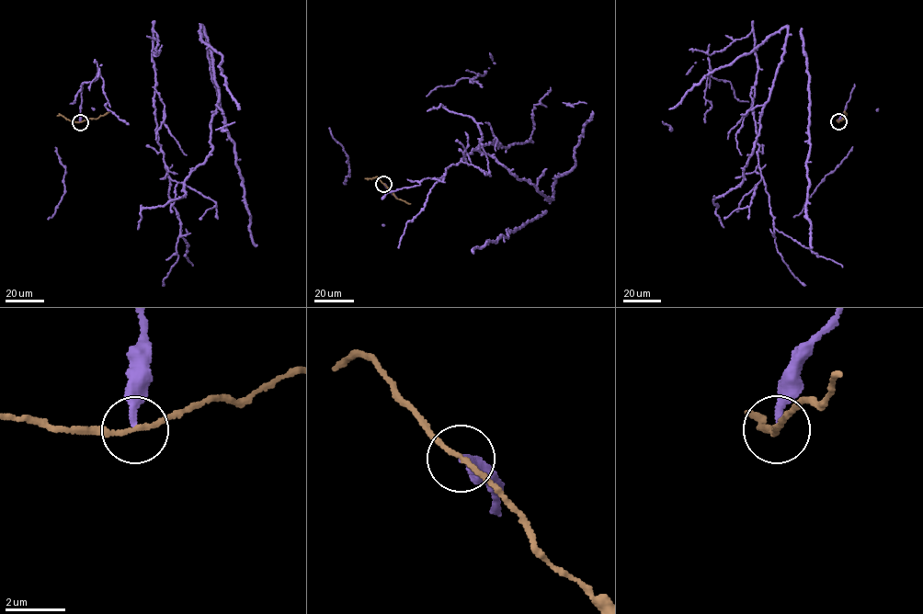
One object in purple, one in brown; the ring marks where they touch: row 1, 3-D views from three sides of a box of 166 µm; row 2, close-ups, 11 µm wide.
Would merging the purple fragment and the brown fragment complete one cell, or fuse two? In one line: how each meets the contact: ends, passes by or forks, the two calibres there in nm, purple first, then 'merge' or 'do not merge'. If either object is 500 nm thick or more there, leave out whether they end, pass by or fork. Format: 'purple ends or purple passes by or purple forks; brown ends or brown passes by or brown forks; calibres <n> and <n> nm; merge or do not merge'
purple ends; brown passes by; calibres 240 and 150 nm; do not merge

